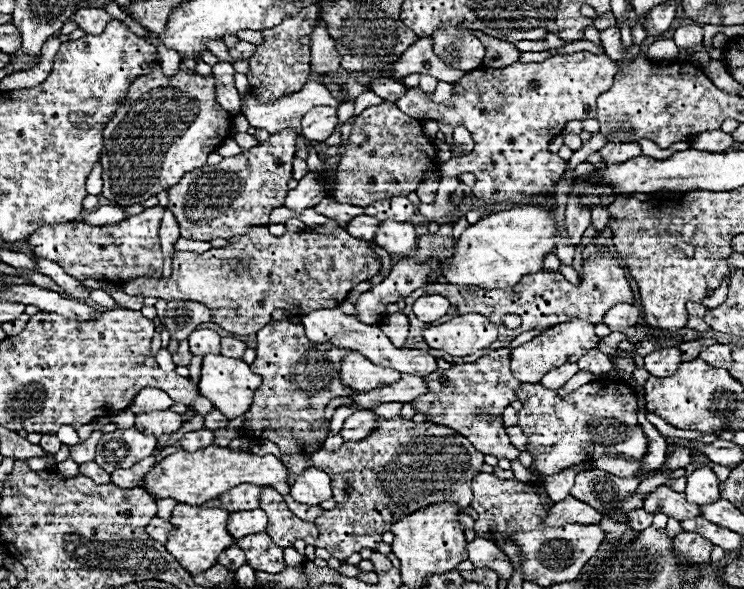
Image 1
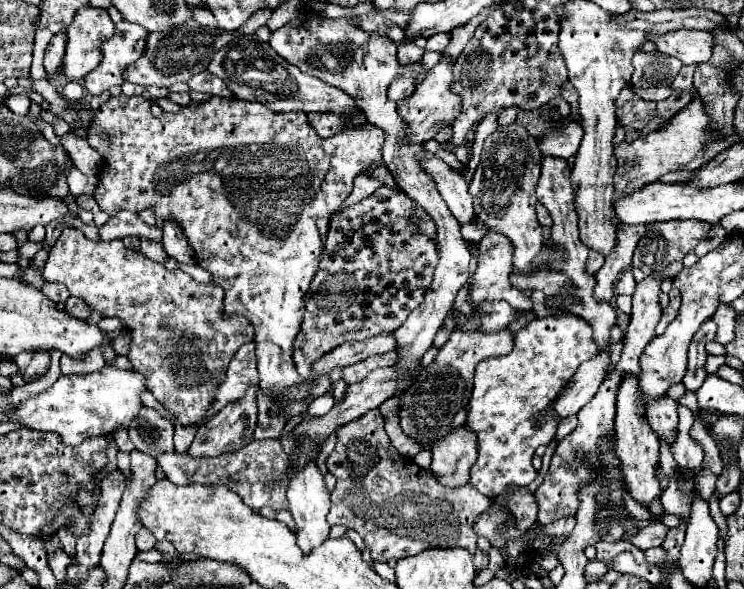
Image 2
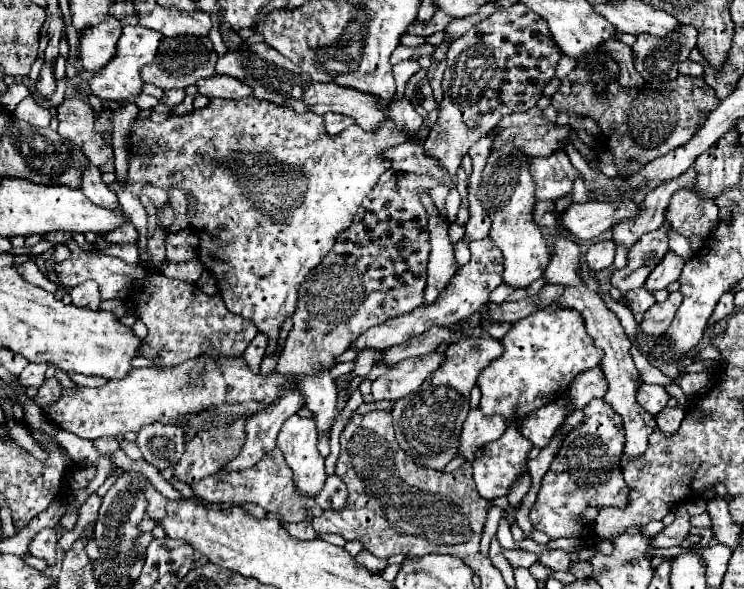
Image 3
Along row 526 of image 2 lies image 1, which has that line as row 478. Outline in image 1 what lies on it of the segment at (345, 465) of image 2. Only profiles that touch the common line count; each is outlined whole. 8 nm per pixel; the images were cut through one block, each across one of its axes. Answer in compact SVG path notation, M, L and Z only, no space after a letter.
M396 416L378 420L378 428L362 442L344 442L334 452L316 452L312 462L330 476L342 474L354 486L348 502L330 512L324 510L316 518L320 536L314 546L328 550L338 560L346 560L362 548L374 550L380 536L392 528L398 516L444 500L454 500L460 508L466 508L472 502L470 484L484 464L484 454L452 428L430 422L414 424Z

